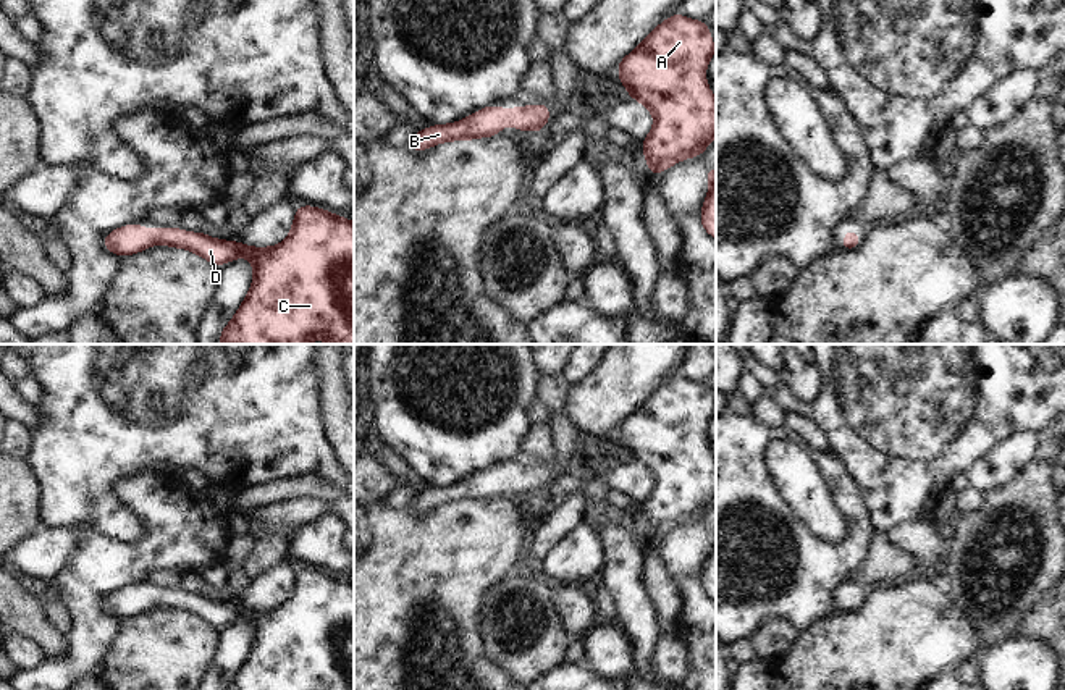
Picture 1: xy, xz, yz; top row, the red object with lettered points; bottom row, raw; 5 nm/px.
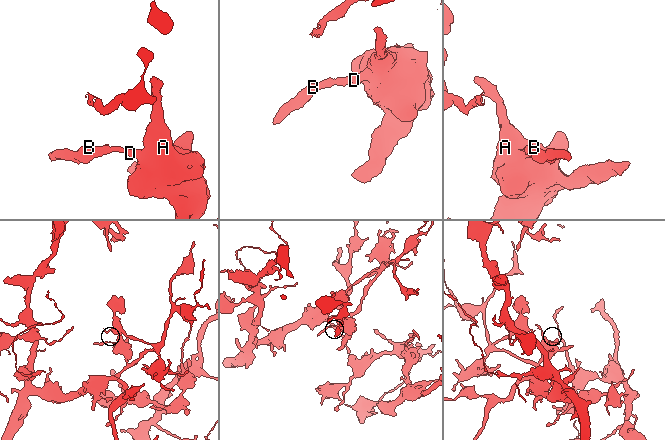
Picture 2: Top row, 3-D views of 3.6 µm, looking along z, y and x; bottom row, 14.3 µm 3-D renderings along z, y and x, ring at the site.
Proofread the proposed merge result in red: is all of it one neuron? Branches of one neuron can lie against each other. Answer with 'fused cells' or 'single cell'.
single cell

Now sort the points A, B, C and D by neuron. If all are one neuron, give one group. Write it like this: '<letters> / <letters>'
A B C D

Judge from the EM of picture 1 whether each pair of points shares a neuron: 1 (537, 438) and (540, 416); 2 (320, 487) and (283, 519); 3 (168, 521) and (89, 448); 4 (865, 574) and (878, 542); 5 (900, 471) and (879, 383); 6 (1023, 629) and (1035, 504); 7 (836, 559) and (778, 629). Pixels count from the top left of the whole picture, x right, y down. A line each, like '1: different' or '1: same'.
1: different
2: different
3: different
4: same
5: same
6: different
7: different

